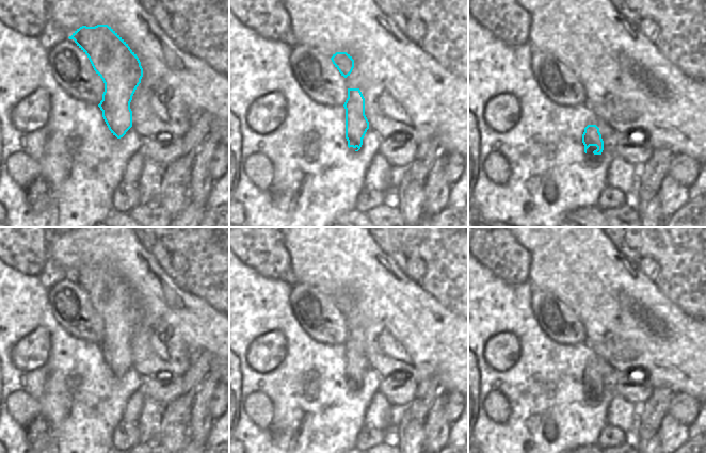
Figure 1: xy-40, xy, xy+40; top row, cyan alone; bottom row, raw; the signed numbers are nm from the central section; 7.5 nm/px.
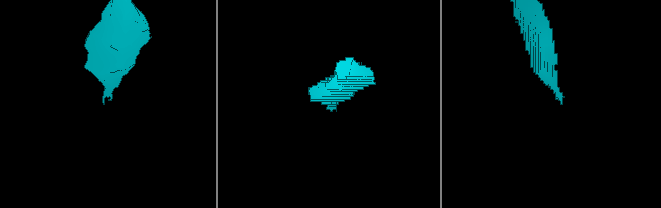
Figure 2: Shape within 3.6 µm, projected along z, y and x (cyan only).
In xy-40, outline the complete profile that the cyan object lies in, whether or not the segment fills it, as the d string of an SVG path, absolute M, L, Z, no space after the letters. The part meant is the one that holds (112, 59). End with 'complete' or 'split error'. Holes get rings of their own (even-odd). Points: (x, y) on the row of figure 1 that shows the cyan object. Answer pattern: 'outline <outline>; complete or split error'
outline M108 25L82 26L68 38L87 55L102 79L105 92L98 107L111 133L123 137L132 127L130 102L143 77L139 58Z; complete

